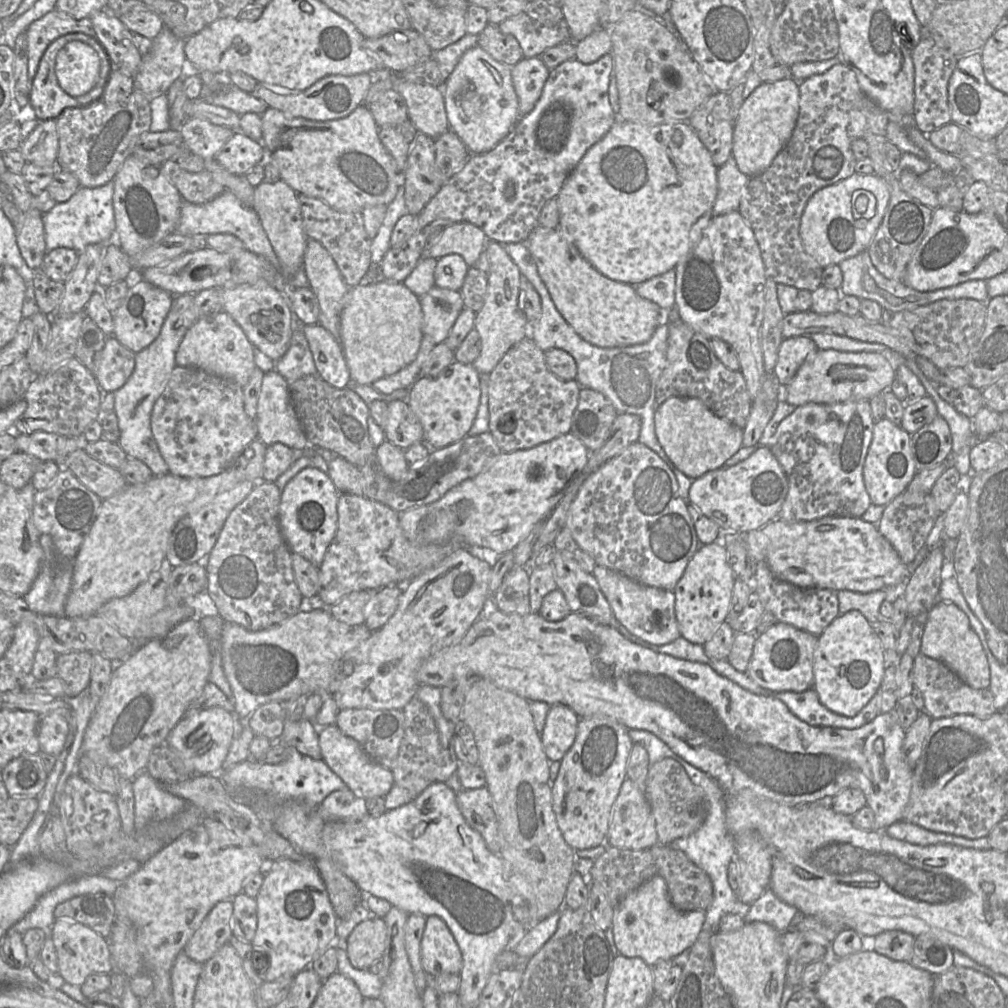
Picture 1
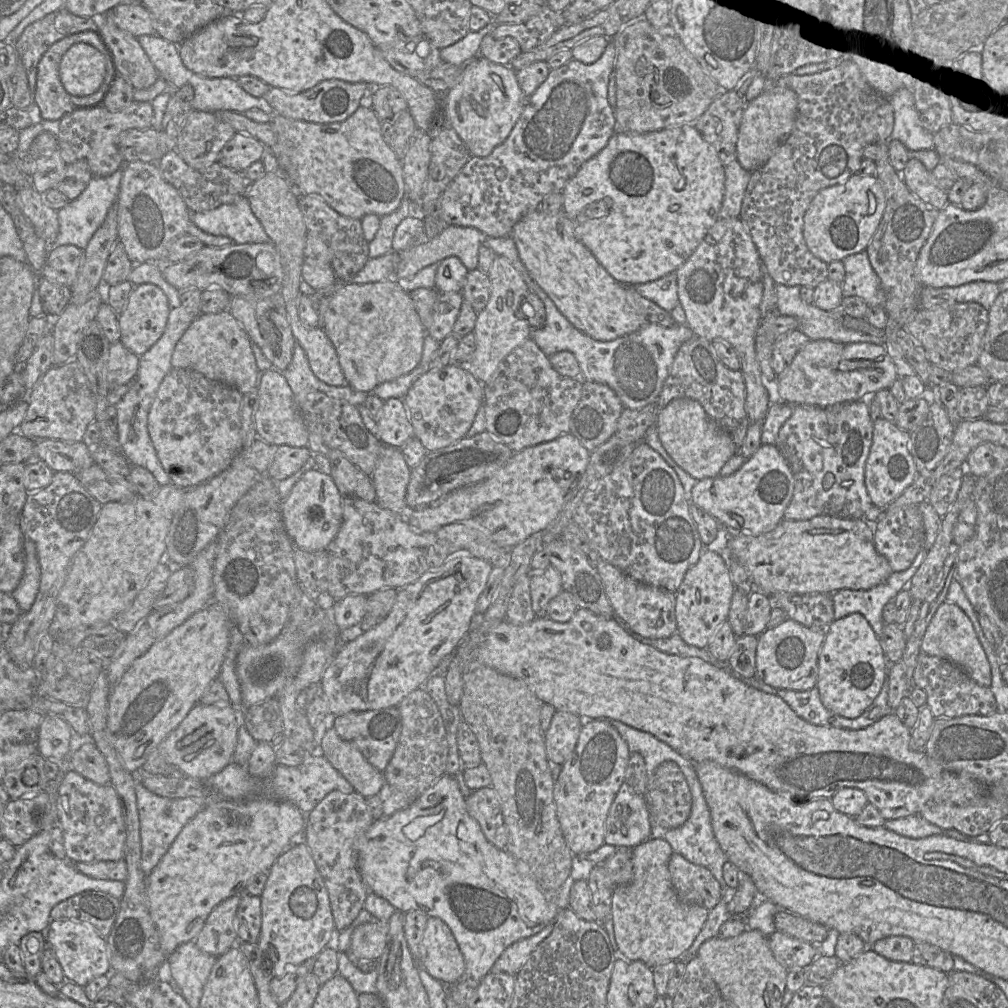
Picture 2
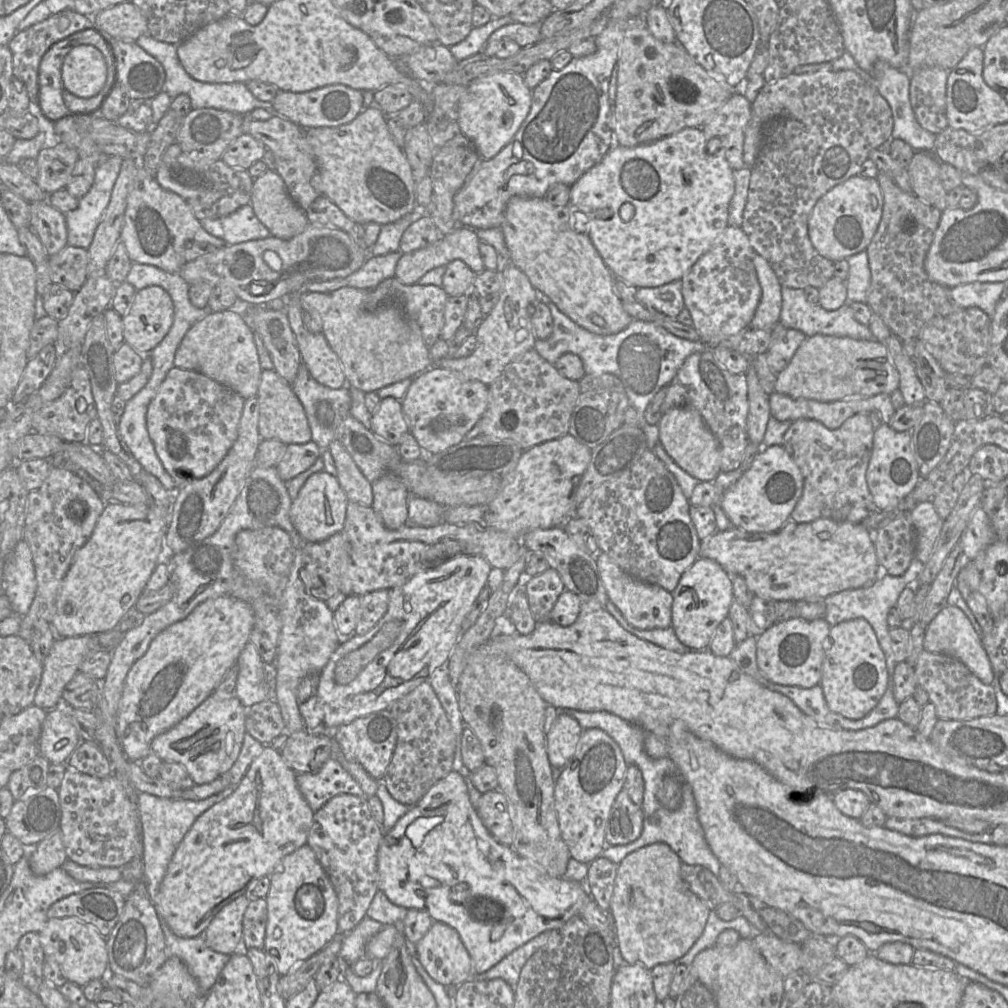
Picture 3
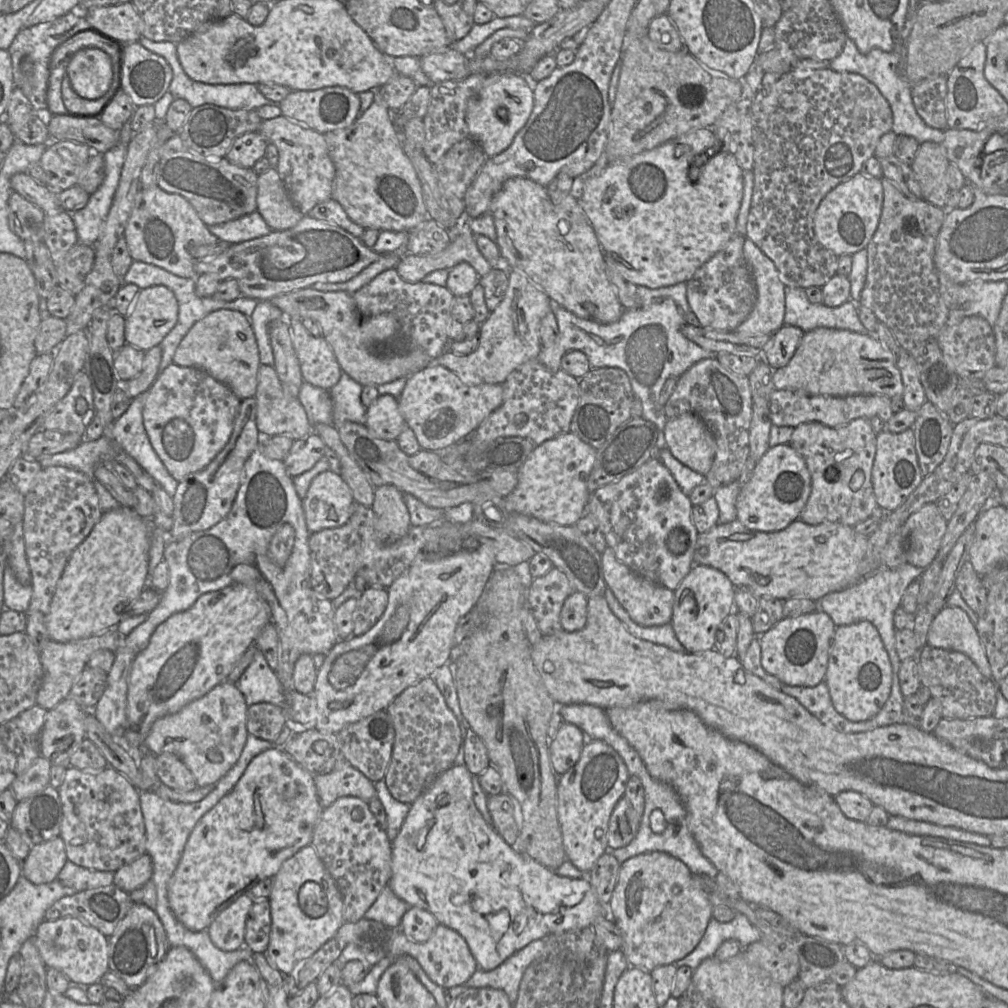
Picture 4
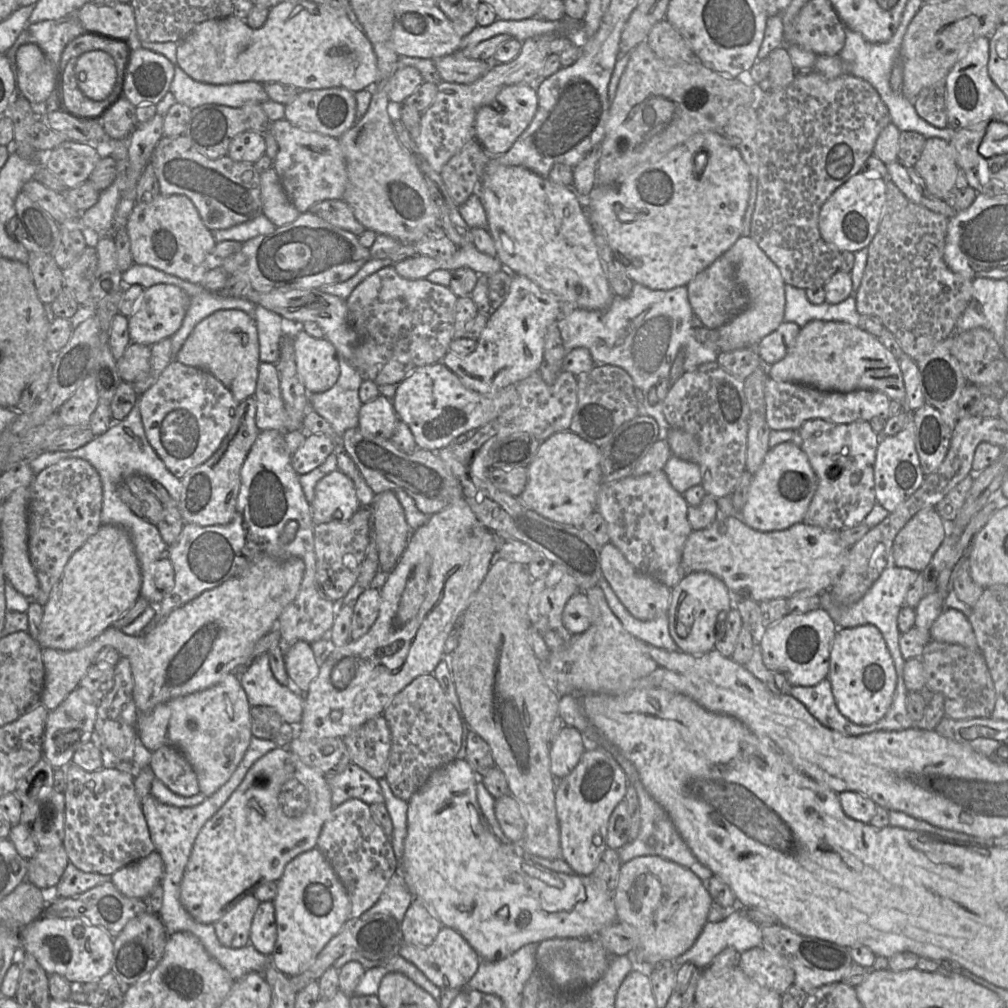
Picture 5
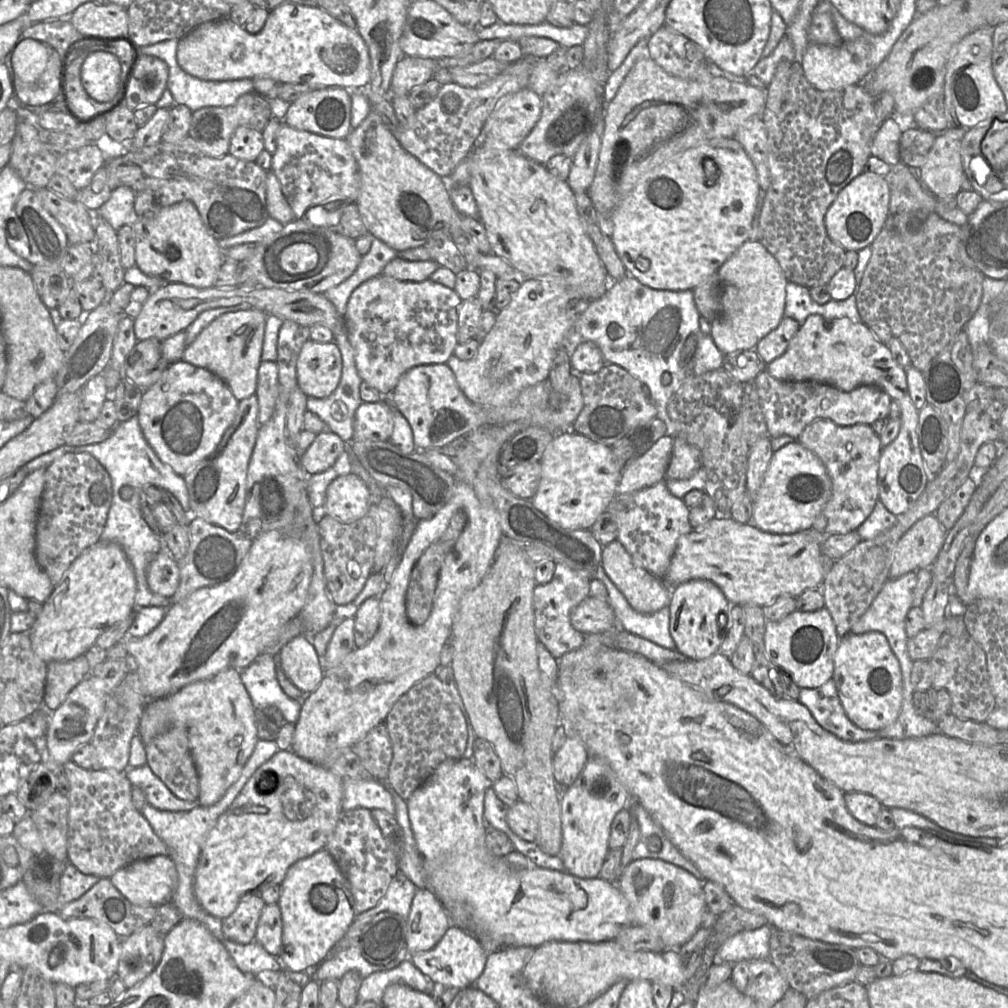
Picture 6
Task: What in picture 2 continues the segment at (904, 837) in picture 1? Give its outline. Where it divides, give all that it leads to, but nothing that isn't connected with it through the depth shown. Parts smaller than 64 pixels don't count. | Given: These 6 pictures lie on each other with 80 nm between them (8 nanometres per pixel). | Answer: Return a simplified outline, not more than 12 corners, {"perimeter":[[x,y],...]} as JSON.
{"perimeter":[[920,815],[886,820],[886,829],[911,839],[945,835],[968,843],[989,844],[987,833],[967,836],[943,829]]}

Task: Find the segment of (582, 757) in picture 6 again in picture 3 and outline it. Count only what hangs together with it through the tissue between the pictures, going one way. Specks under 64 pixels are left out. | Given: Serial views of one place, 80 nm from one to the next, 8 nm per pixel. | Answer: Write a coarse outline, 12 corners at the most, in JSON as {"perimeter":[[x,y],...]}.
{"perimeter":[[561,711],[546,735],[548,759],[562,769],[584,729]]}

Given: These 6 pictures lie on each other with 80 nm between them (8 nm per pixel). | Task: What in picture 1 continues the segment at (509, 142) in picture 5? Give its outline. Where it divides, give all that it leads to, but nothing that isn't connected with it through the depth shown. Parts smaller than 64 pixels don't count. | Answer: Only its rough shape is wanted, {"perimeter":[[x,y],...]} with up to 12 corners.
{"perimeter":[[478,45],[442,90],[471,154],[520,119],[511,67]]}

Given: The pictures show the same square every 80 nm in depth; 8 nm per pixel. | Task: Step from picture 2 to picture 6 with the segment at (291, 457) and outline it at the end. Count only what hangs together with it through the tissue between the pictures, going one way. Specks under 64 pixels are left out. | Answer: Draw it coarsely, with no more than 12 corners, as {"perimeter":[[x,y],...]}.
{"perimeter":[[318,433],[298,457],[307,475],[329,469],[348,448],[337,434]]}

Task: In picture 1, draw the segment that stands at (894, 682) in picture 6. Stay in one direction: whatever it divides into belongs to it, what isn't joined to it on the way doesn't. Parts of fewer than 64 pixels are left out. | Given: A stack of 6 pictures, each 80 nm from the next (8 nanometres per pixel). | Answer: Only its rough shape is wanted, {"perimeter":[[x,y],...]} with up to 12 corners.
{"perimeter":[[858,610],[818,637],[813,688],[854,717],[877,693],[887,652]]}

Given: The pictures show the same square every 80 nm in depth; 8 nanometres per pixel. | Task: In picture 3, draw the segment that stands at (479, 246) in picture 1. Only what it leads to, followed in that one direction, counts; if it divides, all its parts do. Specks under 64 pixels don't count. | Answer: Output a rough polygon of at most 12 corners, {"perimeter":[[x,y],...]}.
{"perimeter":[[457,226],[434,244],[402,254],[395,277],[417,283],[462,260],[485,270],[474,229]]}

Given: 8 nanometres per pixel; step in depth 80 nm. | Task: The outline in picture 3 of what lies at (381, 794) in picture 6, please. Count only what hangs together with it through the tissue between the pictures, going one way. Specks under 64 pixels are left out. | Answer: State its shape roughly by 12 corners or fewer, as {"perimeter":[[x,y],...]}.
{"perimeter":[[335,758],[296,782],[313,812],[339,794],[364,796]]}

